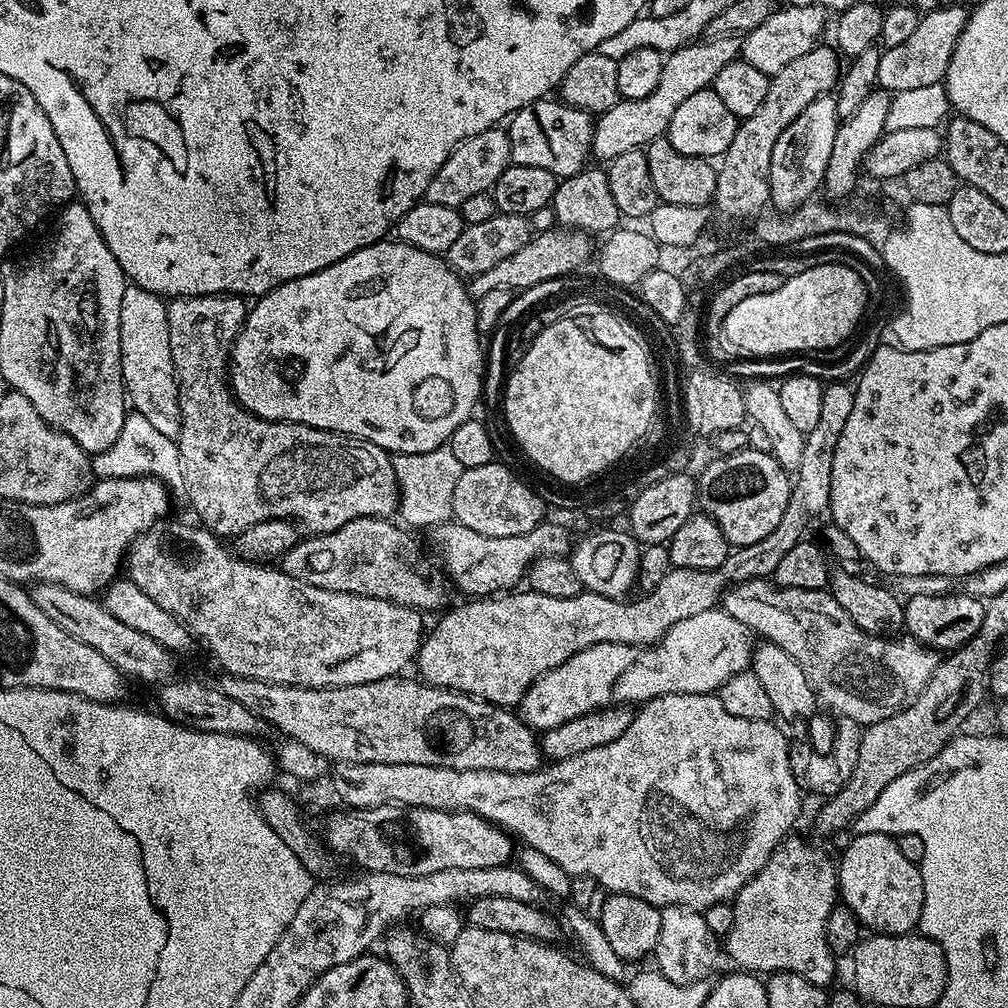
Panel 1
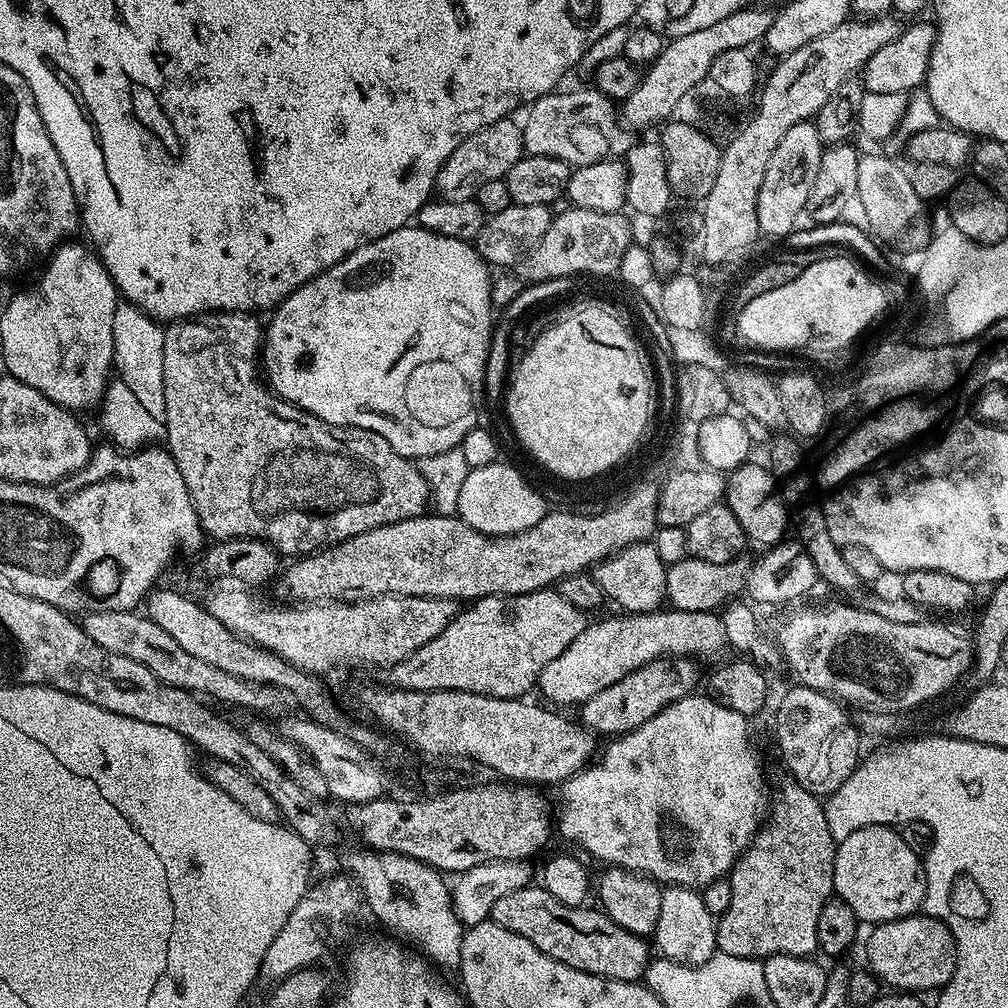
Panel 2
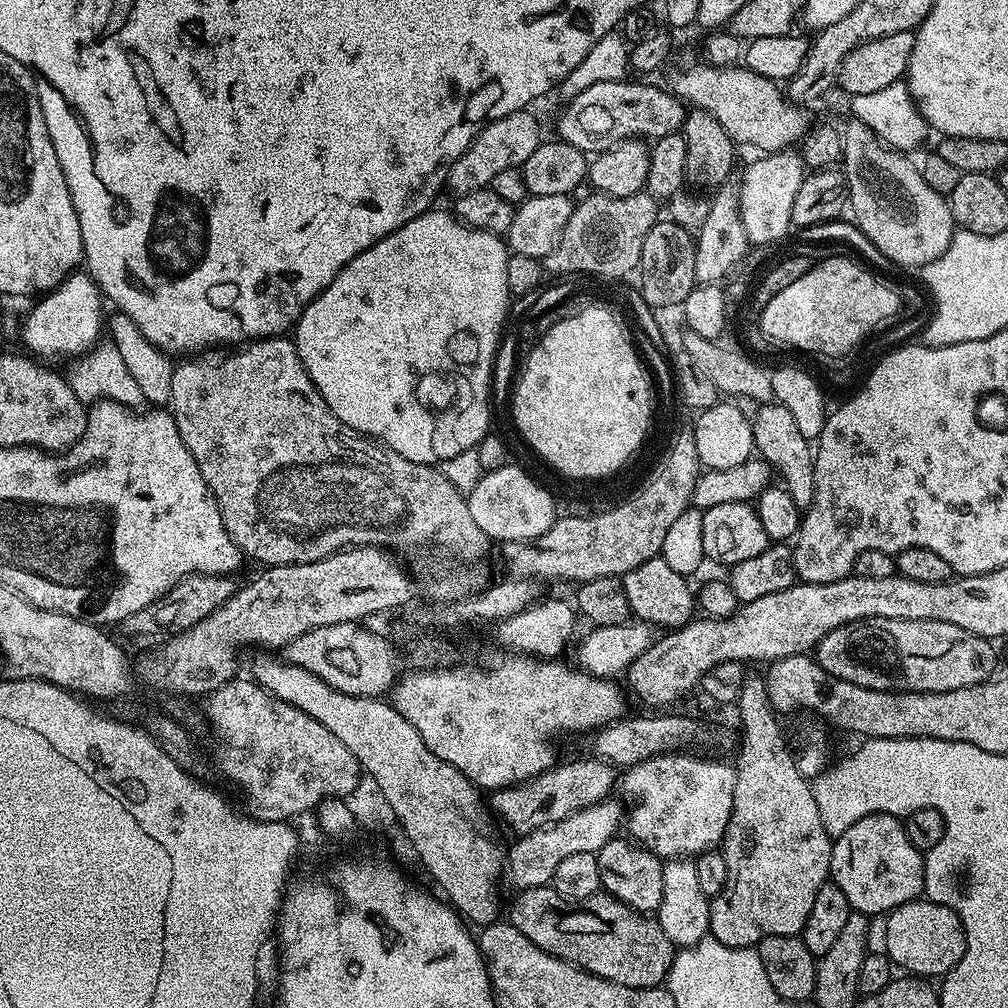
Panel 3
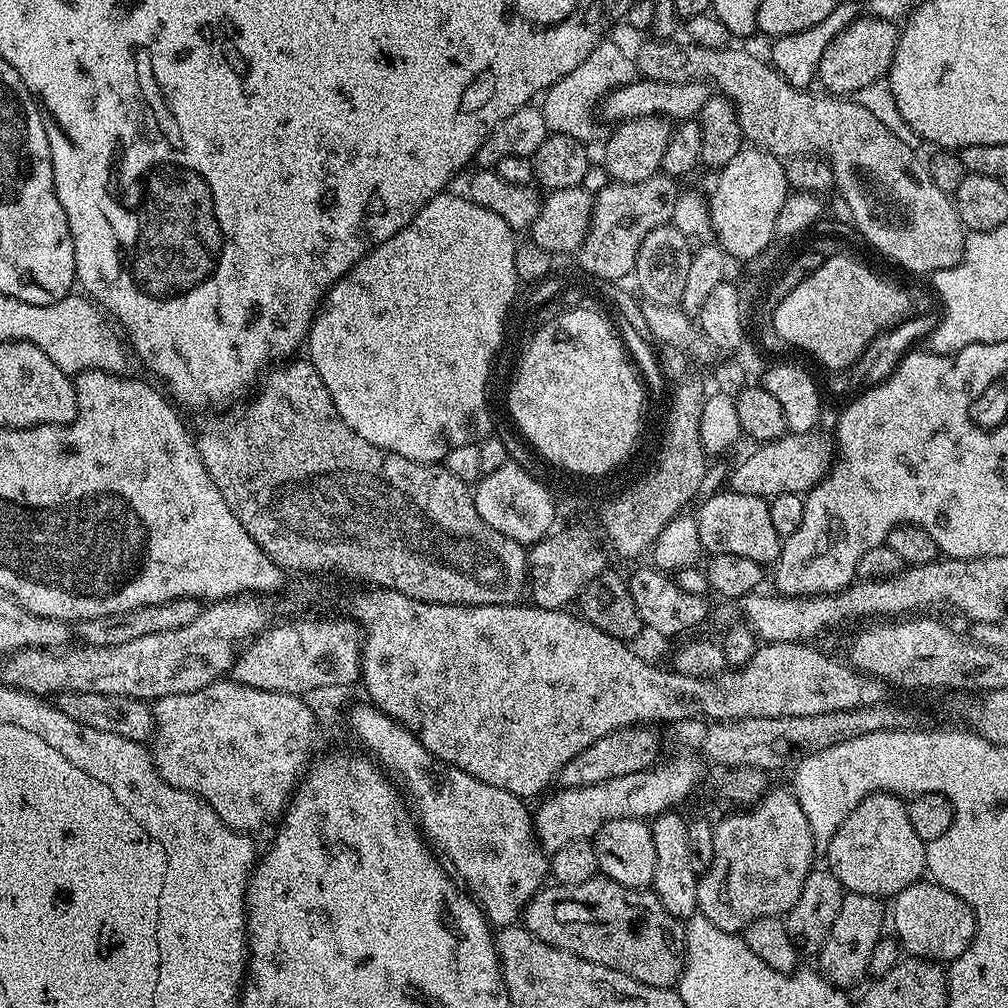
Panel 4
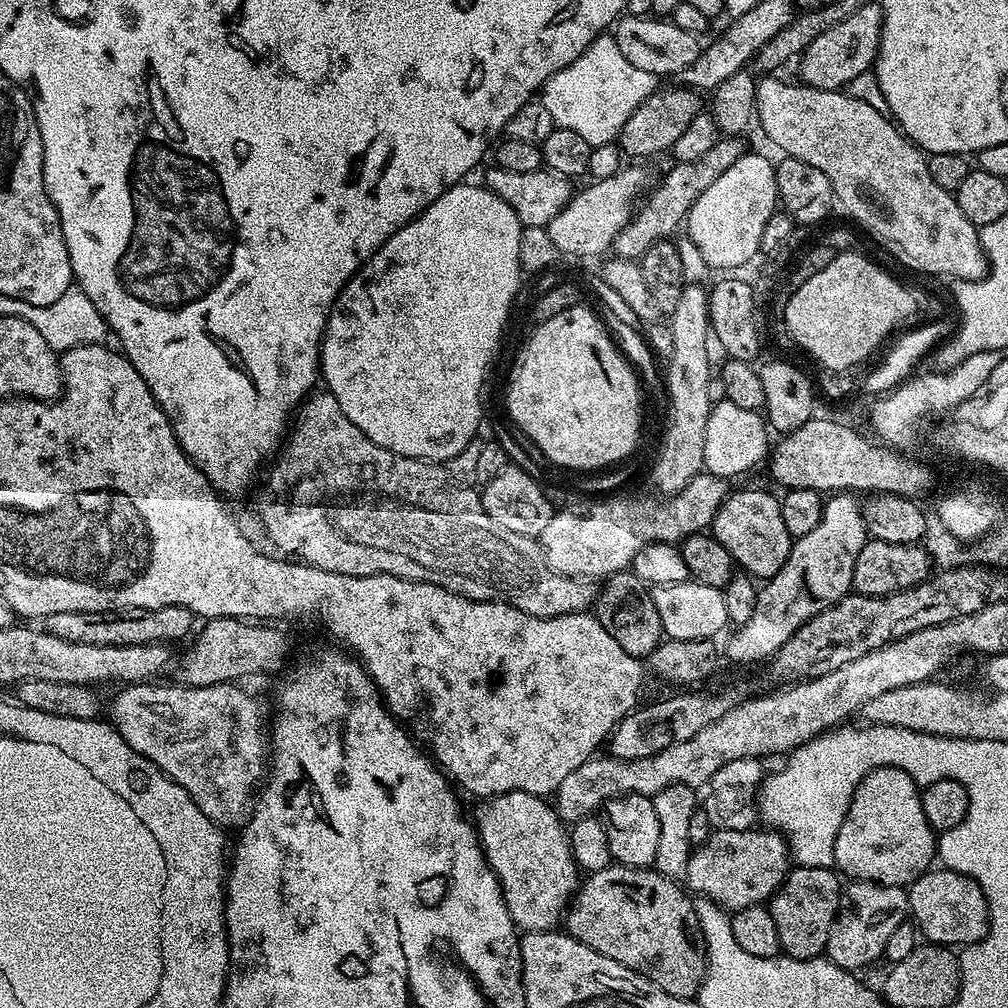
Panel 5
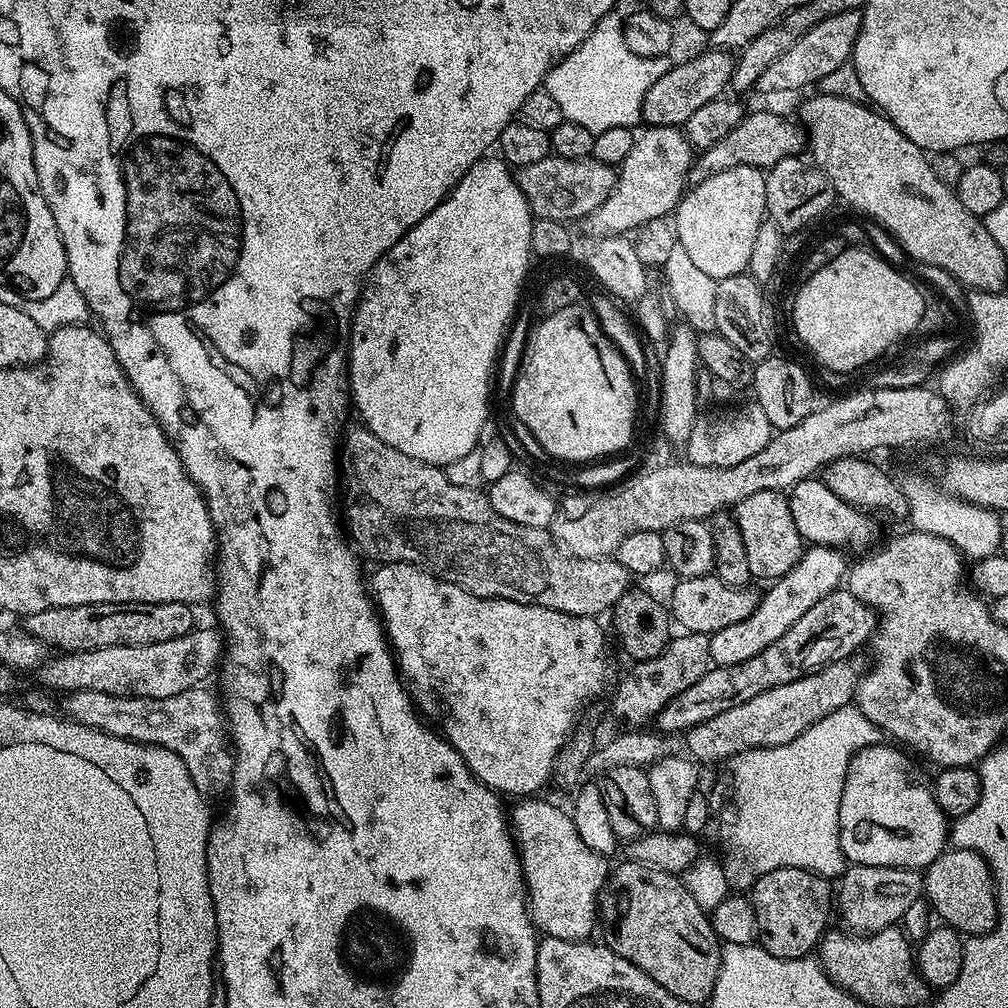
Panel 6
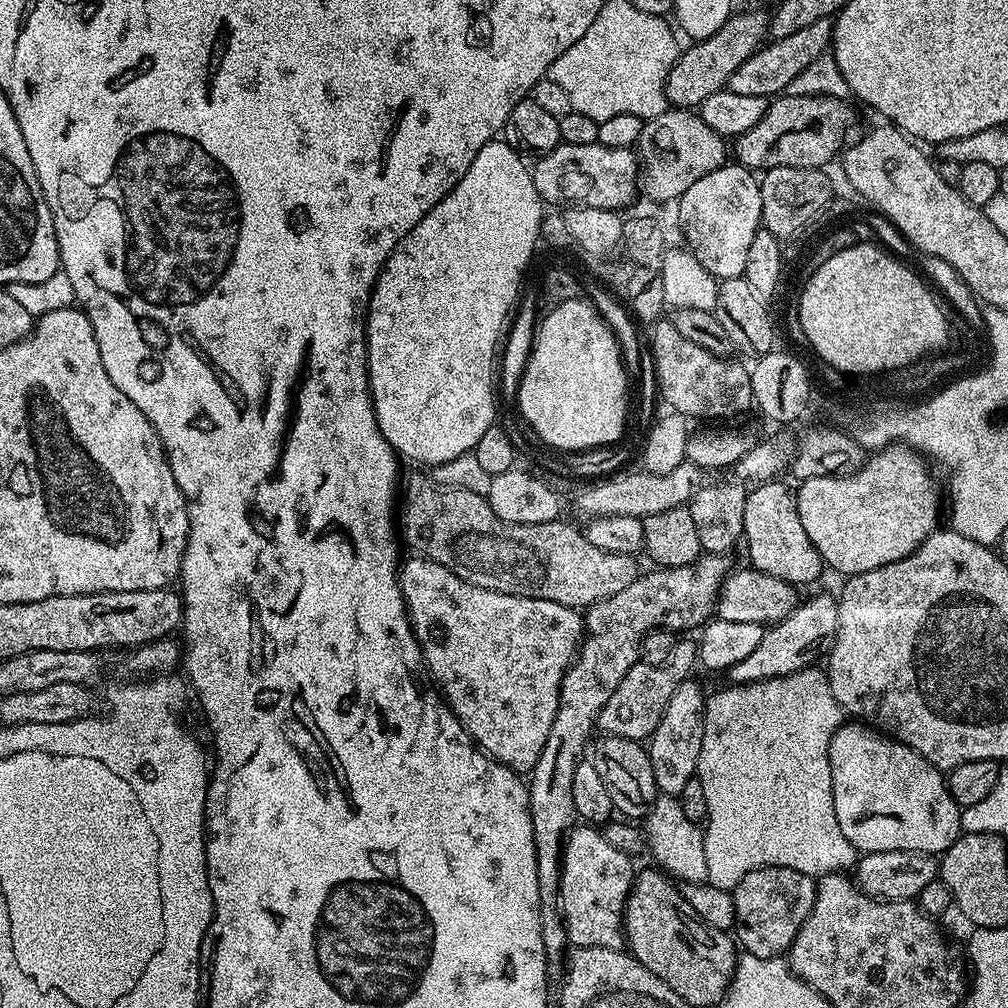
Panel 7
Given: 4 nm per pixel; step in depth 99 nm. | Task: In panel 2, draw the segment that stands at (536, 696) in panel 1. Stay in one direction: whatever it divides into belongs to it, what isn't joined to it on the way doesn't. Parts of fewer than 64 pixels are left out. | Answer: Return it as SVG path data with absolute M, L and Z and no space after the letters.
M669 607L668 612L664 611L616 614L620 616L612 616L609 620L600 620L597 624L589 623L582 630L582 634L578 634L578 638L574 638L574 642L570 642L570 646L566 646L566 650L562 650L562 654L558 654L558 658L554 658L554 662L550 662L550 666L541 670L538 692L540 688L541 694L545 696L543 699L549 705L573 704L573 706L579 706L594 694L606 690L606 686L614 686L614 682L626 678L631 672L655 660L716 656L720 651L729 647L723 622L716 612L687 612L674 607Z

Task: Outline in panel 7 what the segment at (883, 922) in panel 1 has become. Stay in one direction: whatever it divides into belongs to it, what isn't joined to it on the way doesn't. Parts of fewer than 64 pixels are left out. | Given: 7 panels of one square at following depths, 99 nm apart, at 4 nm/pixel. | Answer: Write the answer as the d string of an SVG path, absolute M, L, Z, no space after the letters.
M845 722L832 736L828 757L832 763L832 805L834 806L834 814L838 818L838 830L854 845L857 853L881 852L882 850L914 850L915 852L943 854L962 835L962 809L957 806L950 794L945 773L941 769L935 768L926 758L919 756L912 748L901 744L900 741L892 739L891 736L863 722Z

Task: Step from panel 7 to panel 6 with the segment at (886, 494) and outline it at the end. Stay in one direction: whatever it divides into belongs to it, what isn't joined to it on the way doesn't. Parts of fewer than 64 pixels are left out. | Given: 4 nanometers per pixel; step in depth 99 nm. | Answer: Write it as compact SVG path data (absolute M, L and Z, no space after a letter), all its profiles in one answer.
M823 479L797 480L787 493L787 497L790 514L794 514L794 526L798 526L798 534L809 545L841 550L853 548L856 554L873 547L872 539L876 536L876 524L872 520L875 519L869 513L838 498L834 490L826 487Z

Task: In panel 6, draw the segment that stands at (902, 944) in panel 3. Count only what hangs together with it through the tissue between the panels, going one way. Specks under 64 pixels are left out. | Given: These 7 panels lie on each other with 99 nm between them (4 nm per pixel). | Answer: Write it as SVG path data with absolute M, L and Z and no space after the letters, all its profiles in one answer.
M971 848L946 850L928 865L923 878L926 899L945 925L965 937L985 936L996 929L996 881L992 879L987 862Z

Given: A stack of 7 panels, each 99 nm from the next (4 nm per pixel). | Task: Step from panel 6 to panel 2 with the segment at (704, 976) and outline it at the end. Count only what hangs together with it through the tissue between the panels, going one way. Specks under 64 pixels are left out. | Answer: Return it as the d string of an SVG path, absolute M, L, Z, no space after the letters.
M529 886L506 894L506 898L498 898L490 919L506 930L514 930L514 934L522 934L522 938L534 942L542 954L550 954L550 958L574 966L574 970L611 980L639 981L648 971L649 941L638 934L630 934L630 930L622 930L622 926L599 907L588 907L571 908L558 902L544 887Z

